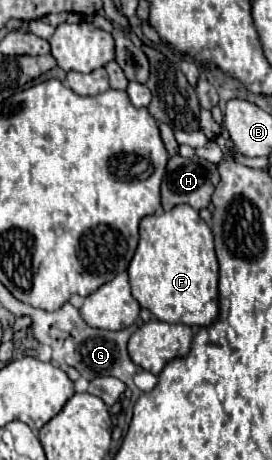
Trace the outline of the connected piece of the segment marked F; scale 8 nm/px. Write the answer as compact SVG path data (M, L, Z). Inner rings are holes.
M175 206L169 212L145 216L139 224L139 246L127 268L133 298L157 320L187 326L211 326L219 316L219 264L213 250L211 228L191 206Z

